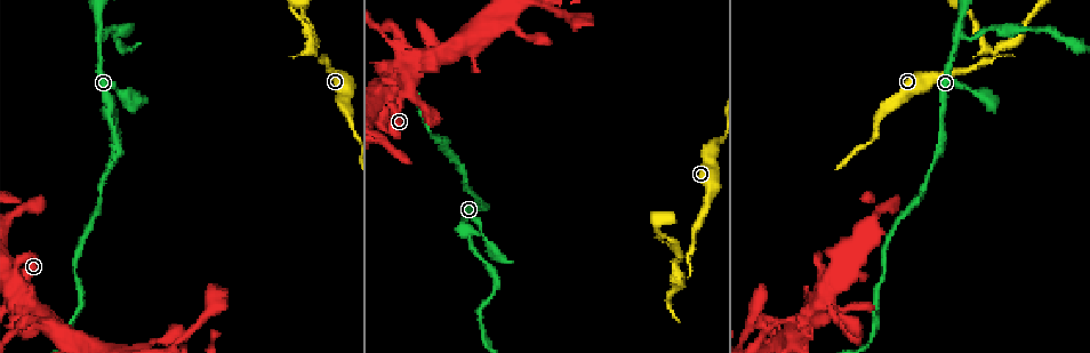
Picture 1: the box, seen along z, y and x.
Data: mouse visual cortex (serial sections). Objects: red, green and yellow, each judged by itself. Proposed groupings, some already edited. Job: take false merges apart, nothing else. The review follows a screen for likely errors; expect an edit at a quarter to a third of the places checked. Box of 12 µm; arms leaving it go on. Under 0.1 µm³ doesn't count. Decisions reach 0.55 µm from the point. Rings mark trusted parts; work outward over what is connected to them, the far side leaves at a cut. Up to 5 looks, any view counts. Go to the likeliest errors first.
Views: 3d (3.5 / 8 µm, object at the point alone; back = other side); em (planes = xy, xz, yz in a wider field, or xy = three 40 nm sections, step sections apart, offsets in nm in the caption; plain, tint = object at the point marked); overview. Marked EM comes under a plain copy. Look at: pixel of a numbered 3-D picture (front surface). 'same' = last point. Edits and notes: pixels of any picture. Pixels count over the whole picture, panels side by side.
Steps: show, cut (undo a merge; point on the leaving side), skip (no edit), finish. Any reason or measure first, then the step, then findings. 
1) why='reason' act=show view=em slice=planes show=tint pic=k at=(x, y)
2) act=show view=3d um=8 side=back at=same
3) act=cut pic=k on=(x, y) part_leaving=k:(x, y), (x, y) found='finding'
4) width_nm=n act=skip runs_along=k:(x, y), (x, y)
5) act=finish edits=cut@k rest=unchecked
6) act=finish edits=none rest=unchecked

why='narrows sharply' act=show view=3d um=3.5 pic=1 at=(464, 220)

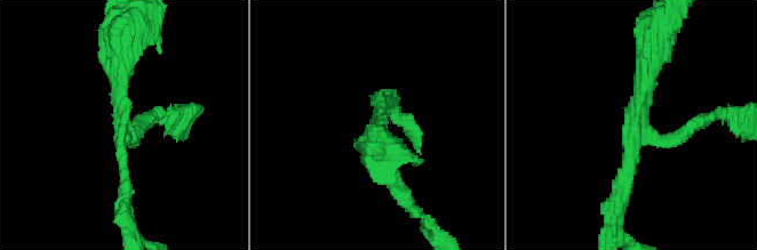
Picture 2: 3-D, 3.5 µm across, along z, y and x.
arms=3 arm_widths_nm=150,200,200 why='now the EM' act=show view=em slice=xy step=3 show=tint pic=2 at=(119, 142)

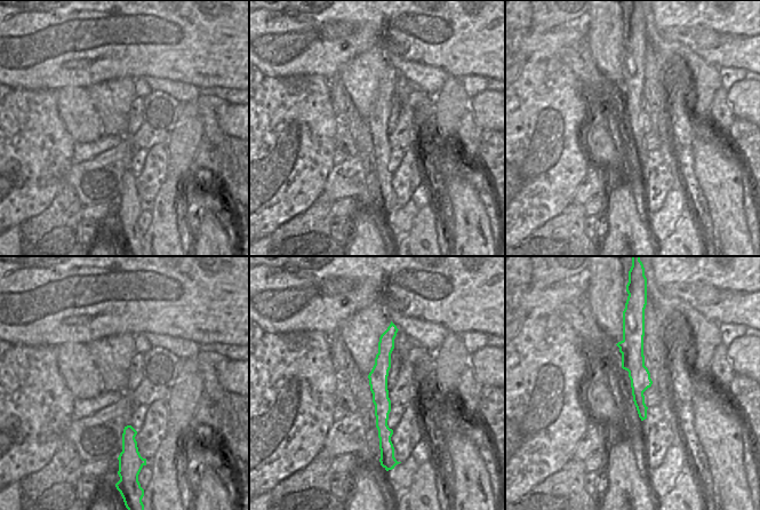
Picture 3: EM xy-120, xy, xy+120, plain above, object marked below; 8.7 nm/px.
act=cut pic=2 on=(686, 128) found='two cells meet here'

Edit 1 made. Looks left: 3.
why='sharp bend' act=show view=3d um=3.5 side=back pic=1 at=(991, 54)

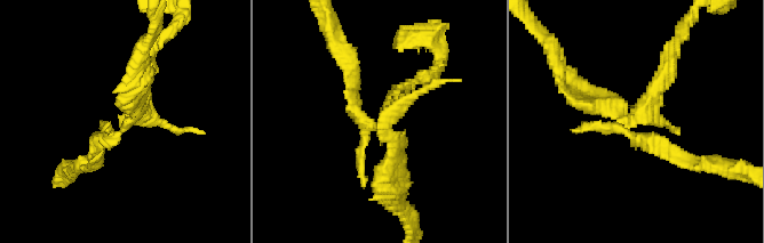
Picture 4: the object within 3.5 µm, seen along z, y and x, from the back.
act=show view=em slice=xy step=1 show=tint pic=4 at=(631, 122)

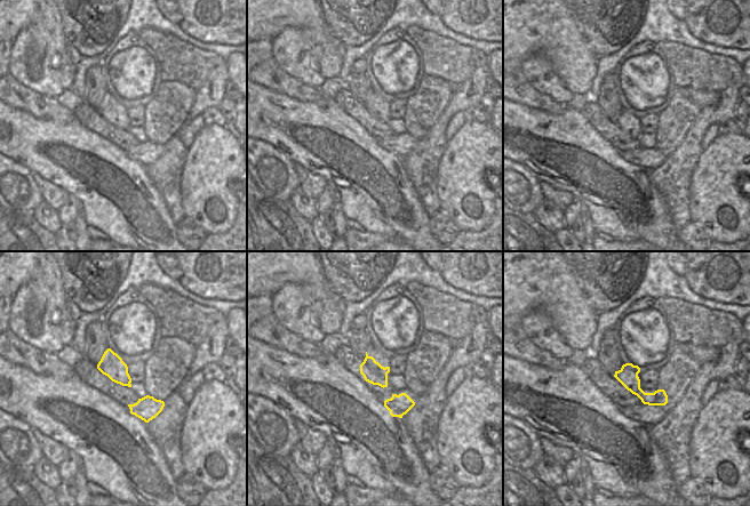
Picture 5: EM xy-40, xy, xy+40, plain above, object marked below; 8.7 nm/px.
act=cut pic=4 on=(657, 84) part_leaving=4:(631, 124), (682, 37) found='two cells meet here'

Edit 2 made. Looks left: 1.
act=finish edits=cut@2,cut@4 rest=unchecked

